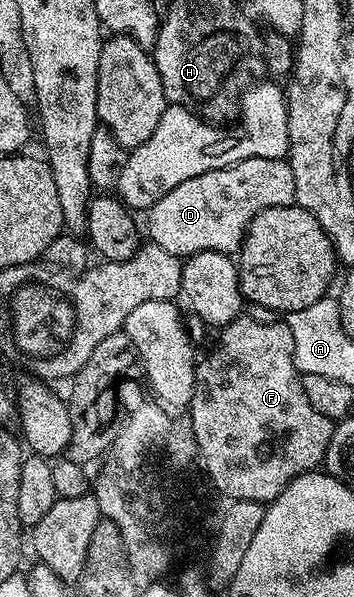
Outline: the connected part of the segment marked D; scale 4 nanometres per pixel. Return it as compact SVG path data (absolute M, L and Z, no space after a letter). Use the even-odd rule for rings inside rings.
M254 157L217 171L202 173L198 177L190 177L190 181L182 181L182 185L170 189L166 197L159 199L153 207L147 208L146 235L151 242L157 243L171 255L187 257L203 251L236 253L240 250L240 243L244 240L250 221L258 212L267 207L291 207L295 202L294 173L287 161Z

